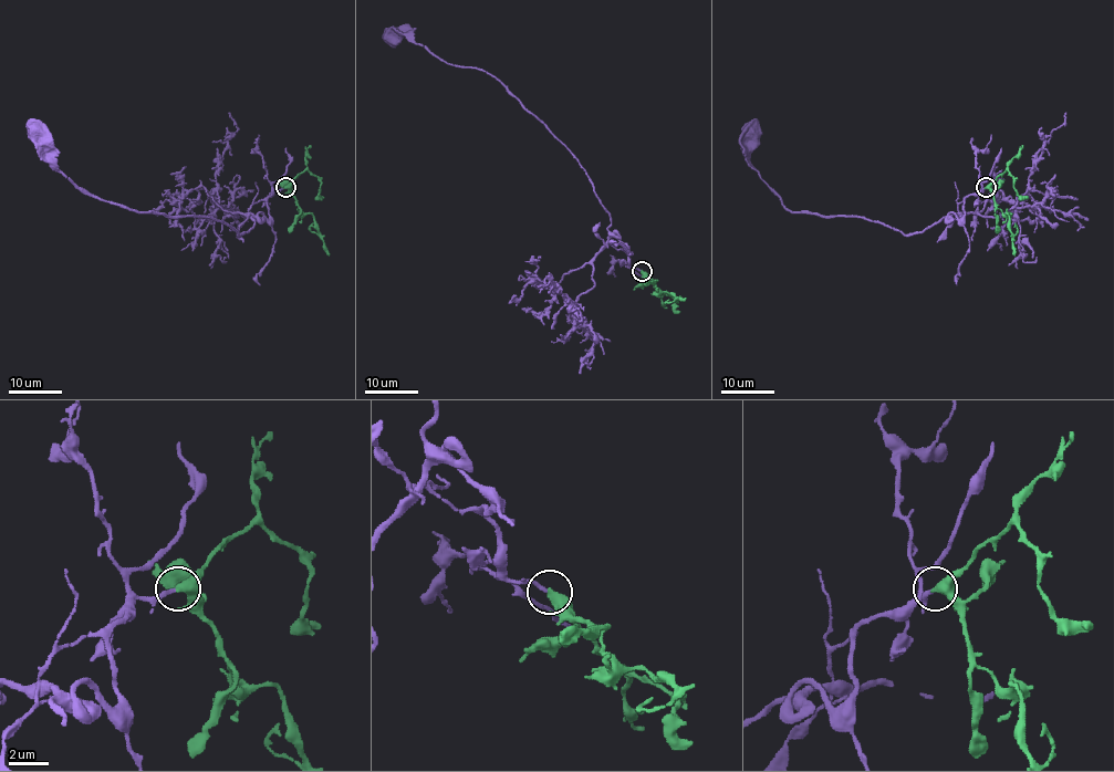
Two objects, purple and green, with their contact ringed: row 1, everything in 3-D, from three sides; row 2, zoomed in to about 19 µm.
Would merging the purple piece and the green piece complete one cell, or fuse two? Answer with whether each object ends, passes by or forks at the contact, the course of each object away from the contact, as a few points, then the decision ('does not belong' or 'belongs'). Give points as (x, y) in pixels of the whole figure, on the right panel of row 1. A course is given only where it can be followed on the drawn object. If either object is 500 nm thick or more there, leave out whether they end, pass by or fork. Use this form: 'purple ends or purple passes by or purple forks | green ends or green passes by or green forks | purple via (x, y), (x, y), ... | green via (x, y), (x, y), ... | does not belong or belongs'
purple ends | green passes by | purple via (986, 187), (966, 198), (957, 211), (912, 233), (863, 218), (792, 212), (750, 166), (751, 129) | green via (986, 187), (991, 191), (995, 206), (1008, 215), (1014, 256) | belongs

